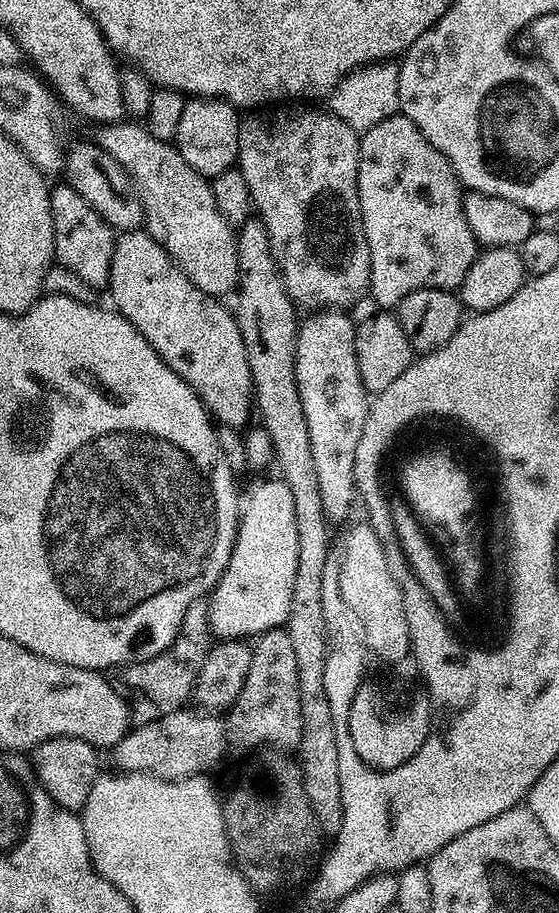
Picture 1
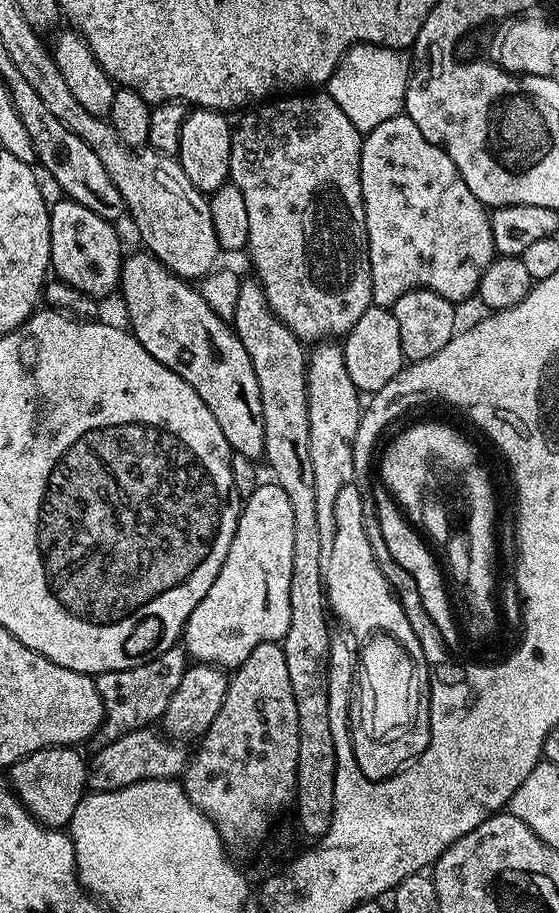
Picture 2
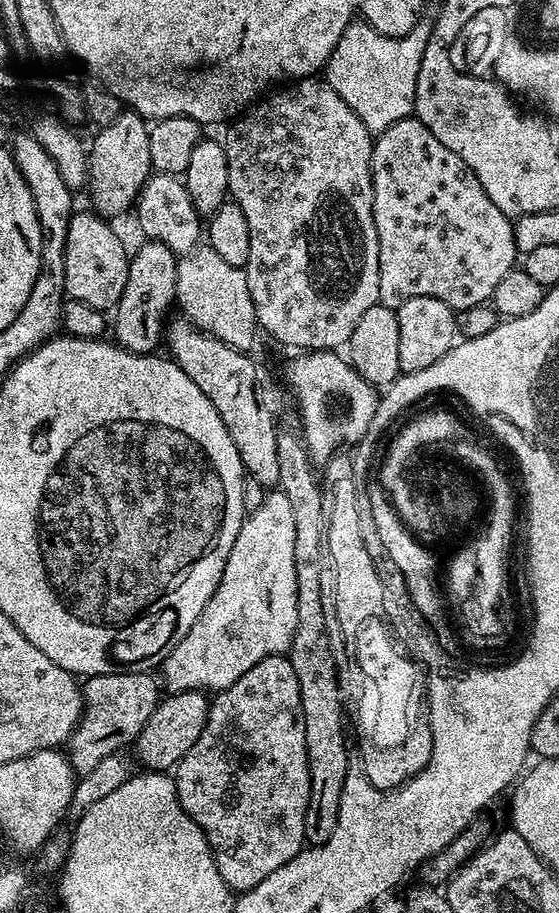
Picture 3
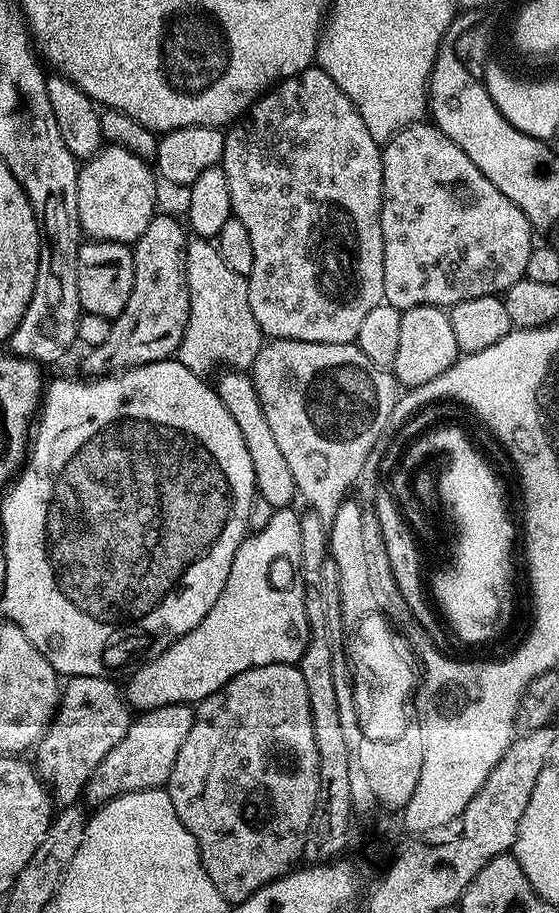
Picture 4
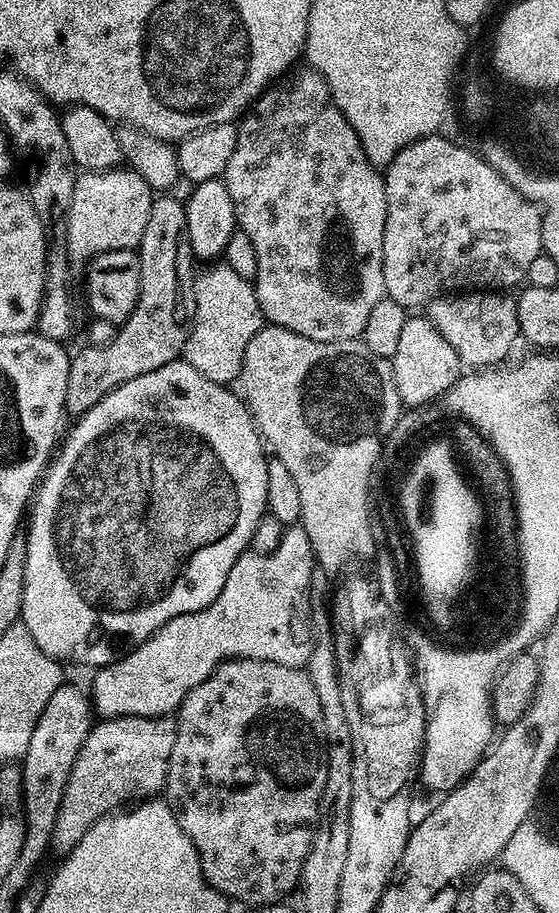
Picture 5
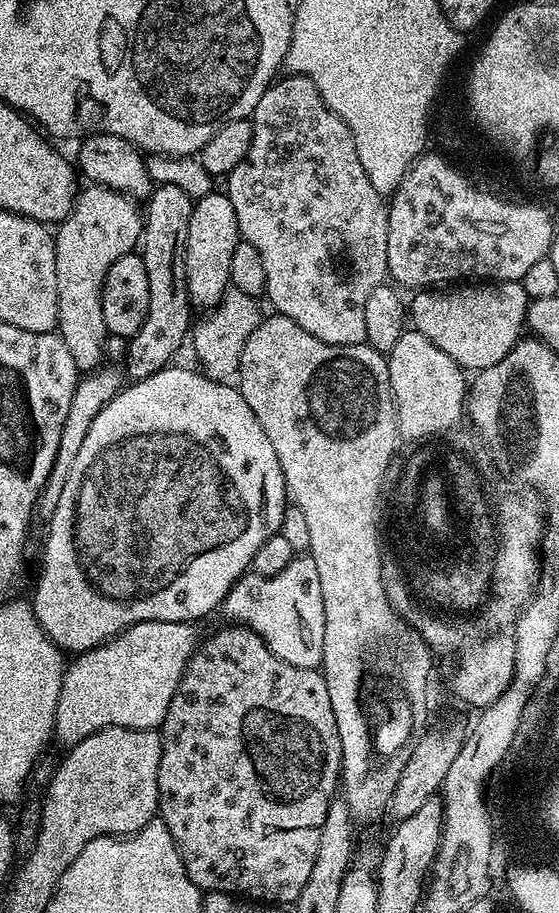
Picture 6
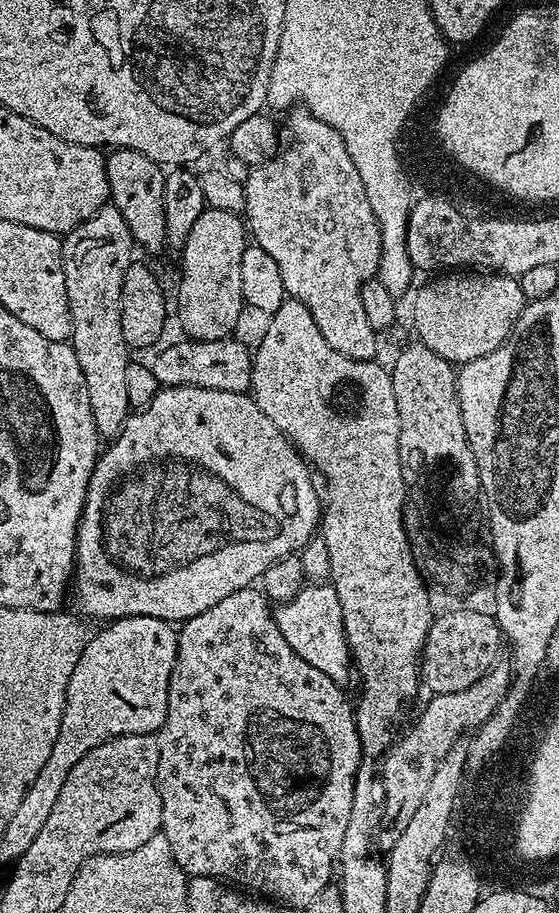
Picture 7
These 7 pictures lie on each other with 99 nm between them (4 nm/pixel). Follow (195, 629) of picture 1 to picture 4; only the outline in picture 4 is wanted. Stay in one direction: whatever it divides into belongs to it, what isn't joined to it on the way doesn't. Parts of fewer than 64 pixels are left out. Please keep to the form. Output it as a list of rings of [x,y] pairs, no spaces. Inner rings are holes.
[[[70,676],[63,681],[56,716],[34,749],[34,767],[57,809],[69,808],[83,797],[84,788],[102,758],[130,730],[134,712],[121,685],[119,688],[116,683],[106,676]]]

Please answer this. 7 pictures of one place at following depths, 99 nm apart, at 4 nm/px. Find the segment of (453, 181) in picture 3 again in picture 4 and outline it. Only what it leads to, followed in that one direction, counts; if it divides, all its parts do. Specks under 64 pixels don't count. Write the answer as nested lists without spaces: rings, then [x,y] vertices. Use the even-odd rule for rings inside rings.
[[[421,122],[406,126],[383,145],[382,242],[384,243],[384,253],[382,254],[382,282],[384,283],[384,300],[390,307],[403,310],[423,304],[435,304],[438,308],[448,310],[453,305],[466,302],[468,299],[483,296],[499,297],[507,292],[510,286],[514,286],[514,282],[524,279],[526,262],[530,259],[534,247],[532,232],[534,233],[534,226],[528,221],[526,214],[522,214],[520,207],[514,202],[510,202],[510,198],[506,198],[506,194],[502,194],[502,190],[498,190],[498,186],[494,186],[494,182],[490,182],[490,178],[486,178],[486,174],[482,174],[482,170],[478,170],[478,166],[474,166],[474,162],[470,162],[470,158],[466,158],[466,154],[462,154],[458,145],[450,142],[450,138],[446,138],[446,134],[442,134],[442,130],[438,130],[435,124]]]

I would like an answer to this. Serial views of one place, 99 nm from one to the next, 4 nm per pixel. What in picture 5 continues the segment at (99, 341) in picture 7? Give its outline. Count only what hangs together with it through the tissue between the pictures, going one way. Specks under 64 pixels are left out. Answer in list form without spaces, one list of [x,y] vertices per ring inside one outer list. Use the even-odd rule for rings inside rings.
[[[127,166],[106,168],[102,172],[81,171],[74,182],[68,214],[62,220],[62,239],[69,261],[73,265],[84,266],[99,252],[119,248],[139,249],[153,199],[154,189]]]

